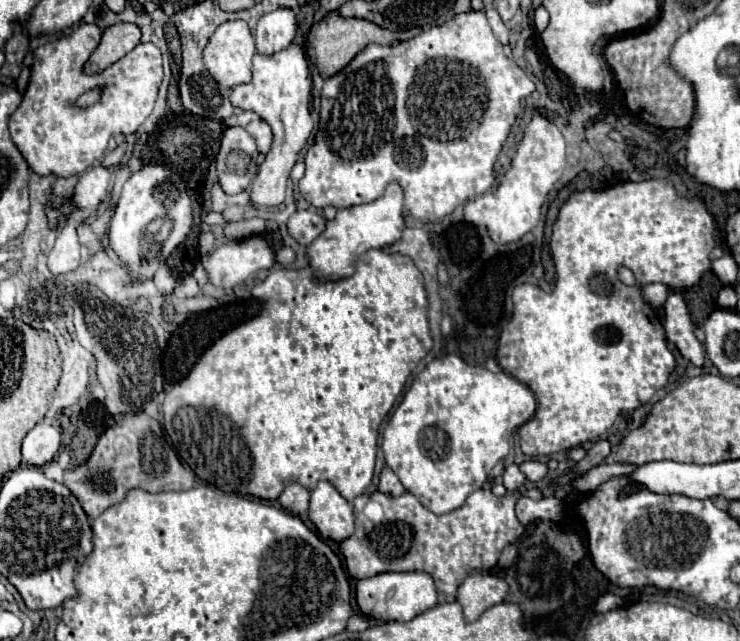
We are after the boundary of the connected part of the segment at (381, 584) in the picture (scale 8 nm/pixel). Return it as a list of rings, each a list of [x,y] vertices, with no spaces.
[[[384,572],[356,582],[356,602],[364,616],[374,620],[408,622],[438,604],[434,580],[424,572]]]

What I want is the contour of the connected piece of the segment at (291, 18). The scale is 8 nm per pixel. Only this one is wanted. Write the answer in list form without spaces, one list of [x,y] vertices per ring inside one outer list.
[[[278,8],[260,18],[256,26],[256,52],[272,56],[284,50],[296,38],[296,14],[290,8]]]

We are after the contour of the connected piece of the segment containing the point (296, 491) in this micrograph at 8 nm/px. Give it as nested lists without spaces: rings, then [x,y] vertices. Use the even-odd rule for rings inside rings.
[[[300,484],[286,486],[278,498],[280,506],[296,516],[304,516],[308,512],[308,500],[310,500],[310,492],[306,488],[302,488]]]

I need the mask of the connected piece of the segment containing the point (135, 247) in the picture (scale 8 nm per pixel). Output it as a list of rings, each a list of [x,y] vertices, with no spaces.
[[[146,164],[138,172],[134,172],[120,194],[116,212],[112,216],[112,226],[110,226],[110,248],[116,252],[116,256],[124,262],[124,266],[138,278],[150,278],[158,270],[160,264],[168,260],[168,256],[174,252],[176,246],[180,246],[190,232],[192,226],[192,204],[190,196],[186,192],[186,182],[182,176],[166,164]]]

